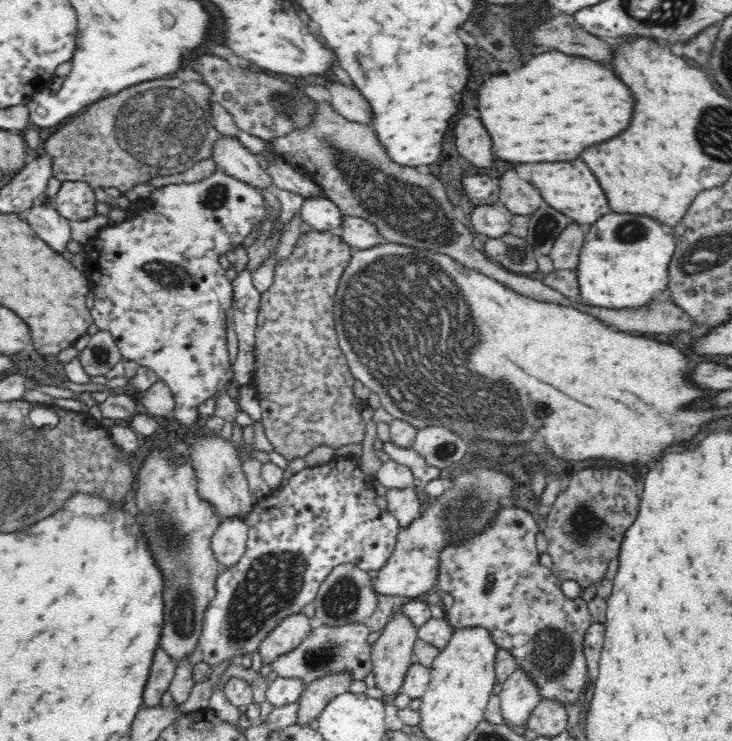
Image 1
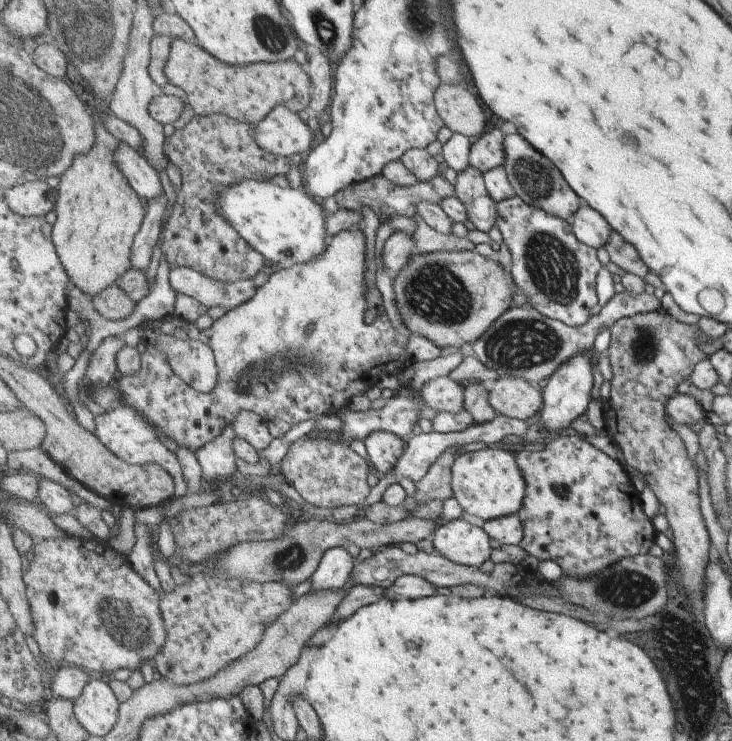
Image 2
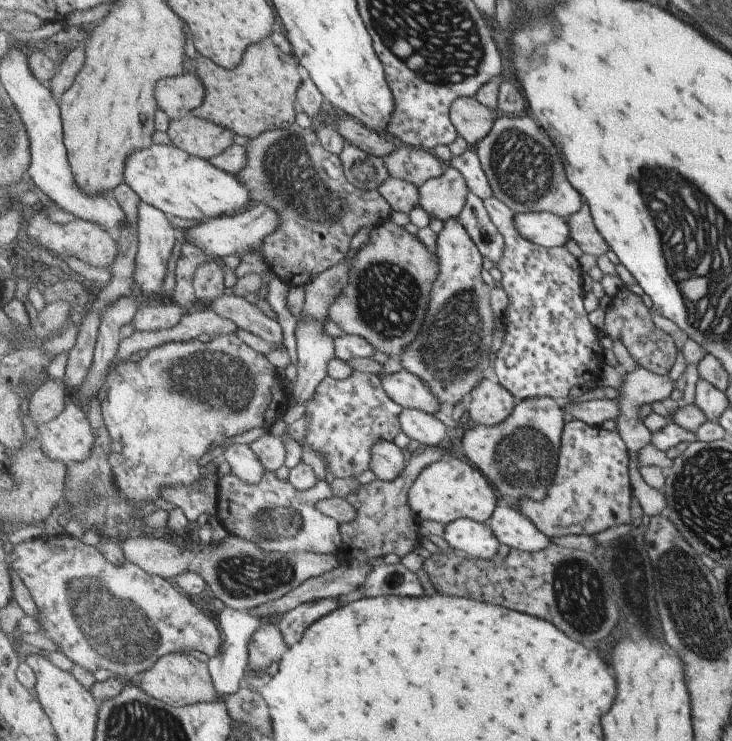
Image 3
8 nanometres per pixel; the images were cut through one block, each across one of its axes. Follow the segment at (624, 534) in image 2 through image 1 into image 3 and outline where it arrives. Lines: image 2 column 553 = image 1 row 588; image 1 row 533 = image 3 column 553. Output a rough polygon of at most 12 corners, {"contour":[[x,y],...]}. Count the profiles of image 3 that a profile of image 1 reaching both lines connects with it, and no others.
{"contour":[[564,427],[548,498],[516,506],[549,539],[631,524],[628,444]]}

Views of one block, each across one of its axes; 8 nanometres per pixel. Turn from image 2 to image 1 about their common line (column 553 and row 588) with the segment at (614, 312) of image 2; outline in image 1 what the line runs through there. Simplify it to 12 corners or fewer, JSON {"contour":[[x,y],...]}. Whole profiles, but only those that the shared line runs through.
{"contour":[[365,570],[330,571],[312,602],[312,626],[364,623],[378,606]]}

